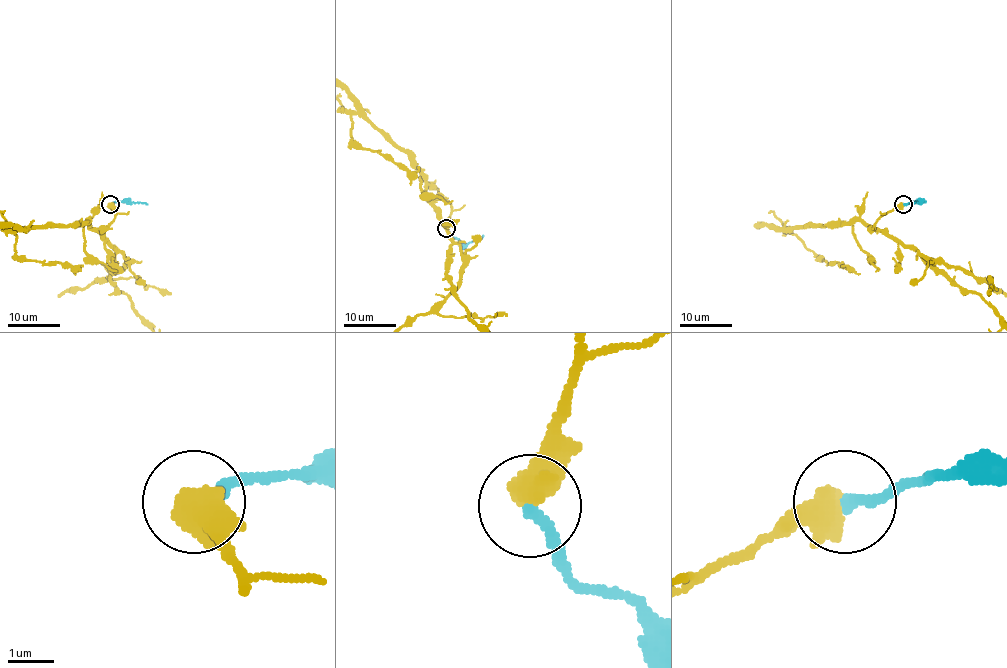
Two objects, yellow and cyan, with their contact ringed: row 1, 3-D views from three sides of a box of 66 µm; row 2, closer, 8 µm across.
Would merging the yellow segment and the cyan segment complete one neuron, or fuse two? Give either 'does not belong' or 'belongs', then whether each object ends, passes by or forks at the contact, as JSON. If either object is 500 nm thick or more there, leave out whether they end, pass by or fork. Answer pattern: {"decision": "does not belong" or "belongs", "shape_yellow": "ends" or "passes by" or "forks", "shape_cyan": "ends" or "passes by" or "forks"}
{"decision": "belongs"}

